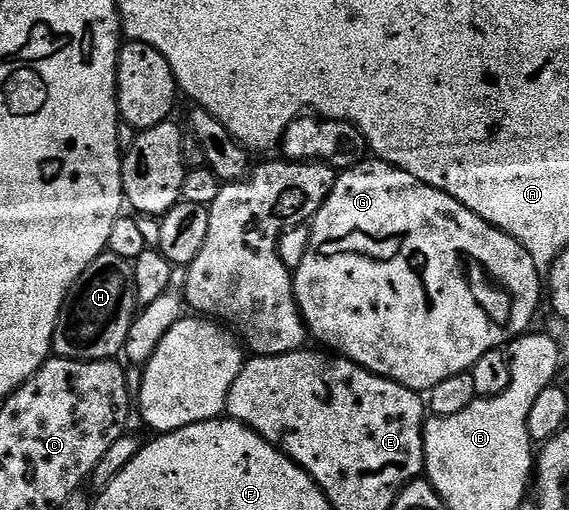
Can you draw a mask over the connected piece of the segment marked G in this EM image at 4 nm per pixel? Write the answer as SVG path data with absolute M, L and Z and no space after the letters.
M364 160L359 162L353 169L342 171L335 179L333 192L329 192L325 204L321 204L321 208L311 219L309 229L311 229L311 239L307 242L307 251L304 252L303 259L299 262L299 267L294 267L293 277L295 280L295 299L299 305L300 312L303 314L303 322L307 325L310 337L312 339L316 338L320 342L320 344L318 343L320 347L347 358L358 366L364 366L365 369L372 370L375 374L380 374L382 378L393 380L397 384L416 392L429 392L437 384L441 384L441 380L449 380L449 376L468 373L471 367L477 364L477 360L481 360L481 356L485 356L485 352L506 347L514 342L520 334L526 334L532 329L531 321L534 320L535 313L539 310L539 274L541 274L541 268L535 263L533 256L529 256L529 252L525 252L523 245L517 240L513 240L513 236L509 236L504 230L498 230L481 216L469 212L469 208L465 208L465 204L461 204L453 196L449 196L445 192L441 192L437 188L417 180L417 176L409 176L409 172L401 172L401 168L397 168L393 164L378 160Z

